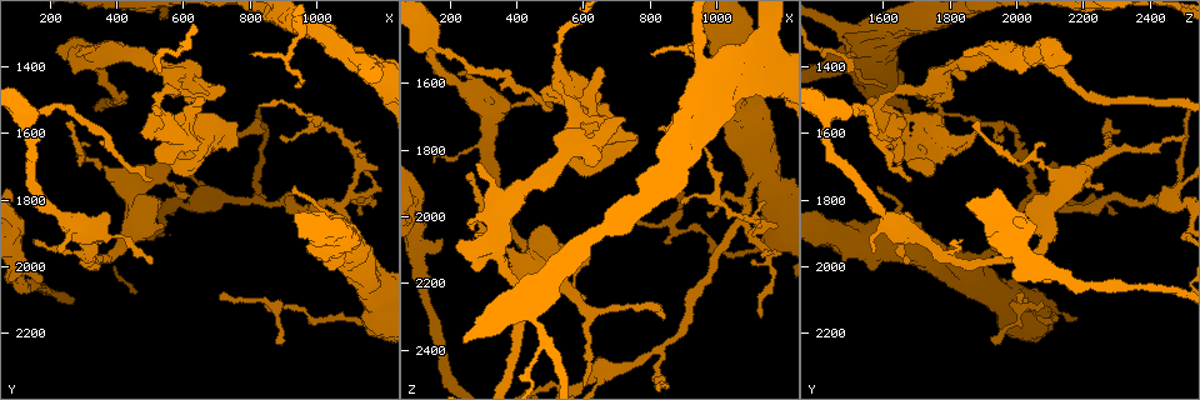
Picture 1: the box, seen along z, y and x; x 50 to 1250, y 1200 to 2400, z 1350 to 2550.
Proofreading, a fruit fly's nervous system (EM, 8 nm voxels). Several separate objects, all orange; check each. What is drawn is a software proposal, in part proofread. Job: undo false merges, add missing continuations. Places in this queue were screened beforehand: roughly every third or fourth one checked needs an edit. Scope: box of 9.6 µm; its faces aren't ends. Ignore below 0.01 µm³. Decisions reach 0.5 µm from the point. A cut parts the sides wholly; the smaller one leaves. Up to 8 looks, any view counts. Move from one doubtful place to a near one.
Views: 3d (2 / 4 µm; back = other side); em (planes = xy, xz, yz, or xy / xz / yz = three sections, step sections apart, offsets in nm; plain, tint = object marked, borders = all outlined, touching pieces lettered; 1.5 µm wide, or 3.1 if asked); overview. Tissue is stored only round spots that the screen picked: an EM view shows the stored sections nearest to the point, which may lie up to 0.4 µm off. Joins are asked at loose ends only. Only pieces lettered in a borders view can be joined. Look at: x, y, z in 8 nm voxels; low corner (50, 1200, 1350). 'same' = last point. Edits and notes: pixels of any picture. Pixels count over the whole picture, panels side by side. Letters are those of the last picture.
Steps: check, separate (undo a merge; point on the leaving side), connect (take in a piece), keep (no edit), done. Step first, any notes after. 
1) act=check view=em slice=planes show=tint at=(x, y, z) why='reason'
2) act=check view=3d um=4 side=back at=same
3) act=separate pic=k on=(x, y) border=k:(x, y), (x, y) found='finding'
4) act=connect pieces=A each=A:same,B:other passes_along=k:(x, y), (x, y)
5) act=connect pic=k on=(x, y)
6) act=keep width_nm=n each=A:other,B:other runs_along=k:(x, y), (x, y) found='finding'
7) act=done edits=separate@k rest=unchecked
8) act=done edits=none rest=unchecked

act=check view=3d um=4 at=(940, 1290, 1490) why='a fork'

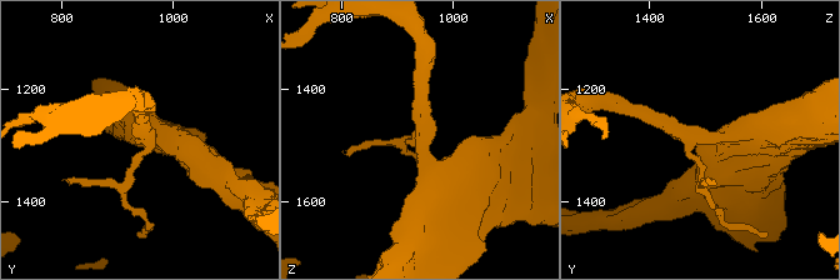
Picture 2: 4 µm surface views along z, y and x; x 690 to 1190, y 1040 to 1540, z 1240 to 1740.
act=check view=em slice=planes show=tint at=(950, 1285, 1495) arms=3 why='now the EM'

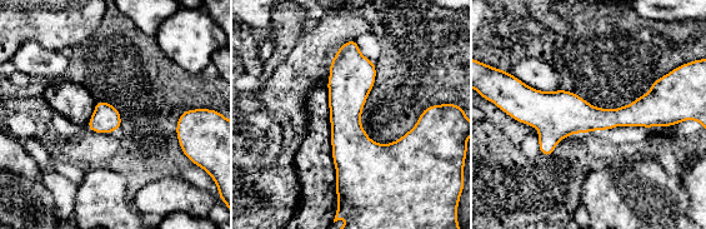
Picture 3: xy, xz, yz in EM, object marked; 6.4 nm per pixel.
act=check view=em slice=planes show=borders at=same why='what lies round it'

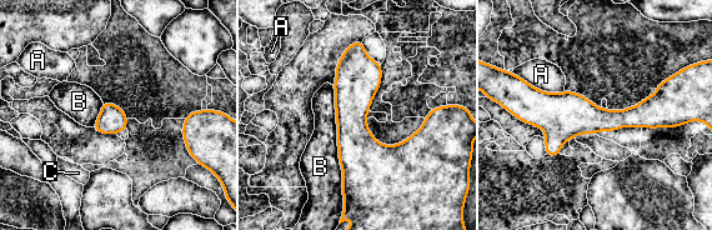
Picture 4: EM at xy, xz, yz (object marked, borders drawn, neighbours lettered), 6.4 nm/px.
act=keep each=A:other,B:other,C:other border=4:(332, 85), (342, 190) found='all the same neuron'

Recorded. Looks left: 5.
act=check view=em slice=xy step=4 show=tint at=(290, 1370, 1840) why='an open end'

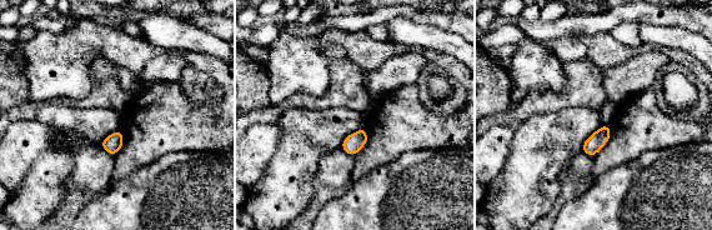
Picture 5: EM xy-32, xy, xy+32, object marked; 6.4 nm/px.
act=check view=em slice=planes show=borders at=same

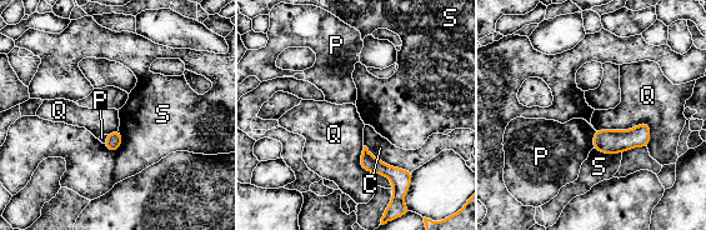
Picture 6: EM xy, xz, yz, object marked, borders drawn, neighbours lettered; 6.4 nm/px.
act=keep each=C:other,P:other,Q:other,S:other border=6:(119, 130), (121, 145), (113, 153) found='no lettered piece goes on from it'

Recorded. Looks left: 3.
act=check view=em slice=xy step=8 show=tint at=(360, 1720, 2090) why='sudden change in width'

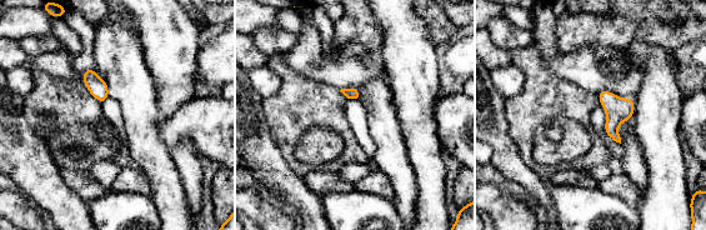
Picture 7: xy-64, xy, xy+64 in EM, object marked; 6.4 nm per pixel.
act=check view=em slice=planes show=borders at=same why='cut it another way'

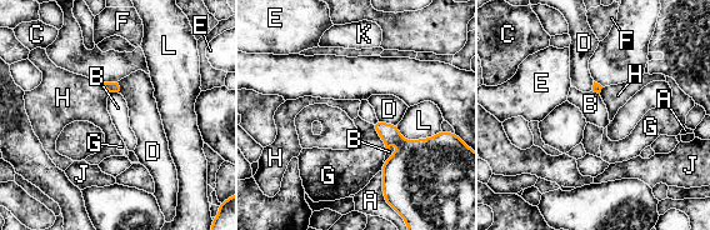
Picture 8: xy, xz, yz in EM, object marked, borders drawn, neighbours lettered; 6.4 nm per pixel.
act=keep each=A:other,B:other,C:other,D:other,E:other,F:other,G:other,H:other,J:other,K:other,L:other runs_along=8:(378, 124), (401, 145), (386, 176) found='continuous, no second neuron'

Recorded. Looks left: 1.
act=done edits=none rest=unchecked

